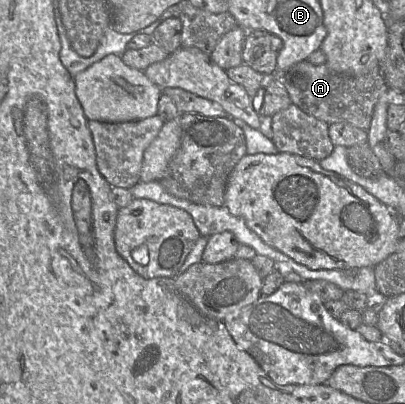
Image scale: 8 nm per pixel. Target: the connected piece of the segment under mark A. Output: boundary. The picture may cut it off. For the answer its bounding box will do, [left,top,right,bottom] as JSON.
[273,60,388,132]

